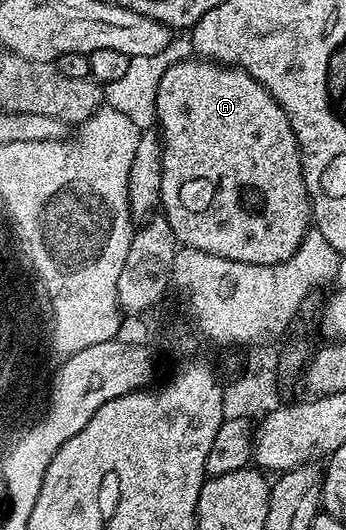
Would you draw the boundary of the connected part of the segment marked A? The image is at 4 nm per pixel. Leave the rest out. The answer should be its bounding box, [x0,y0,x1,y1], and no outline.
[156,58,313,264]

